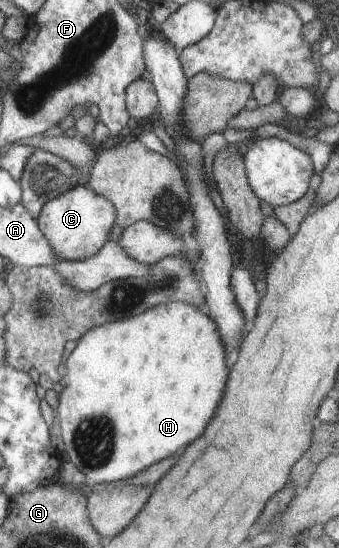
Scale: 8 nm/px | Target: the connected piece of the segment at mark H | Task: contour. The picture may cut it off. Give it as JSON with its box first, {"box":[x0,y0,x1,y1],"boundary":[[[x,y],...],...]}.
{"box":[55,302,231,485],"boundary":[[[173,302],[156,305],[155,308],[149,308],[147,312],[139,315],[93,328],[79,339],[76,349],[65,364],[67,368],[66,381],[63,391],[60,393],[59,405],[55,409],[61,437],[66,445],[64,454],[79,471],[83,472],[91,485],[105,485],[124,480],[135,476],[136,473],[143,472],[144,469],[151,468],[158,461],[177,455],[183,445],[187,447],[197,437],[201,437],[203,429],[209,425],[209,421],[217,413],[217,407],[227,391],[228,377],[231,375],[231,371],[227,369],[227,353],[216,321],[206,312],[205,308],[199,308],[192,303]]]}

